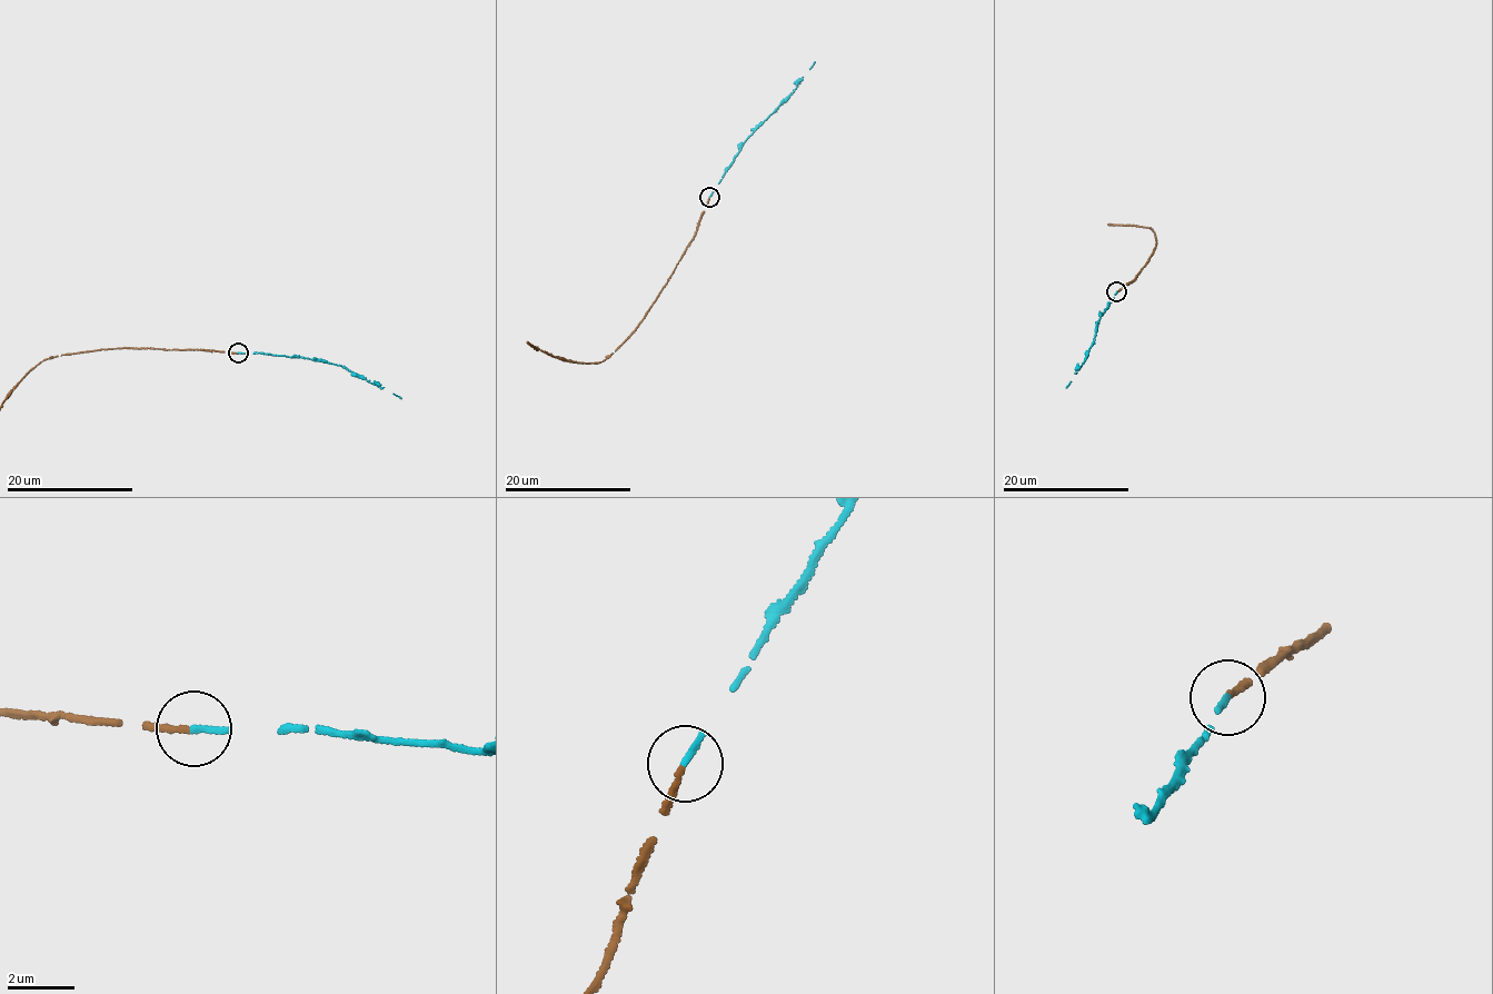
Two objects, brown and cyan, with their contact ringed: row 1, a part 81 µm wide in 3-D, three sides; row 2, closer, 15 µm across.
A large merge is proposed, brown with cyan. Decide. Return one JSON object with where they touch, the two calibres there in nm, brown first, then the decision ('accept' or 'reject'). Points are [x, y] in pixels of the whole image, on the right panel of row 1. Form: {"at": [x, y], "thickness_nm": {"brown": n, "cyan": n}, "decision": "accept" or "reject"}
{"at": [1116, 291], "thickness_nm": {"brown": 180, "cyan": 180}, "decision": "accept"}

